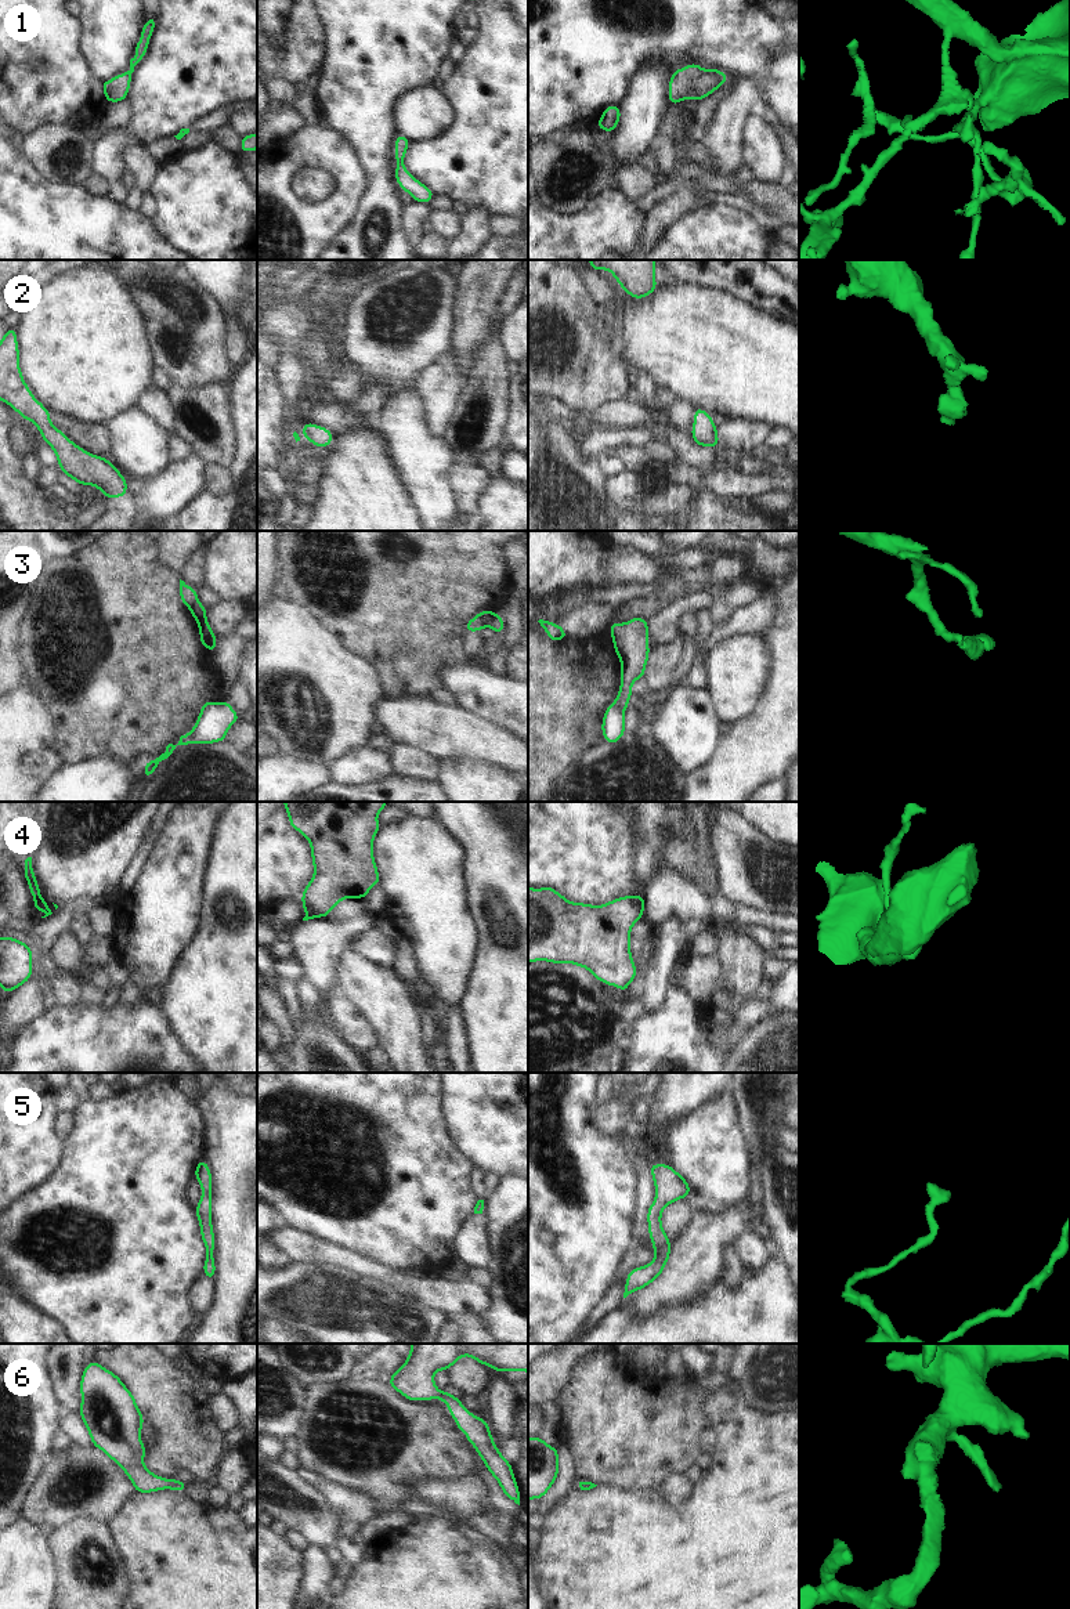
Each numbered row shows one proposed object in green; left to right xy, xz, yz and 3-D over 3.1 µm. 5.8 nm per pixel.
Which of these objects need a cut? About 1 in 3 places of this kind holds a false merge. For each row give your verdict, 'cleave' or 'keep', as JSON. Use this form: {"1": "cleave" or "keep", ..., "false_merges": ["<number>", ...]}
{"1": "cleave", "2": "keep", "3": "cleave", "4": "cleave", "5": "keep", "6": "keep", "false_merges": ["1", "3", "4"]}

